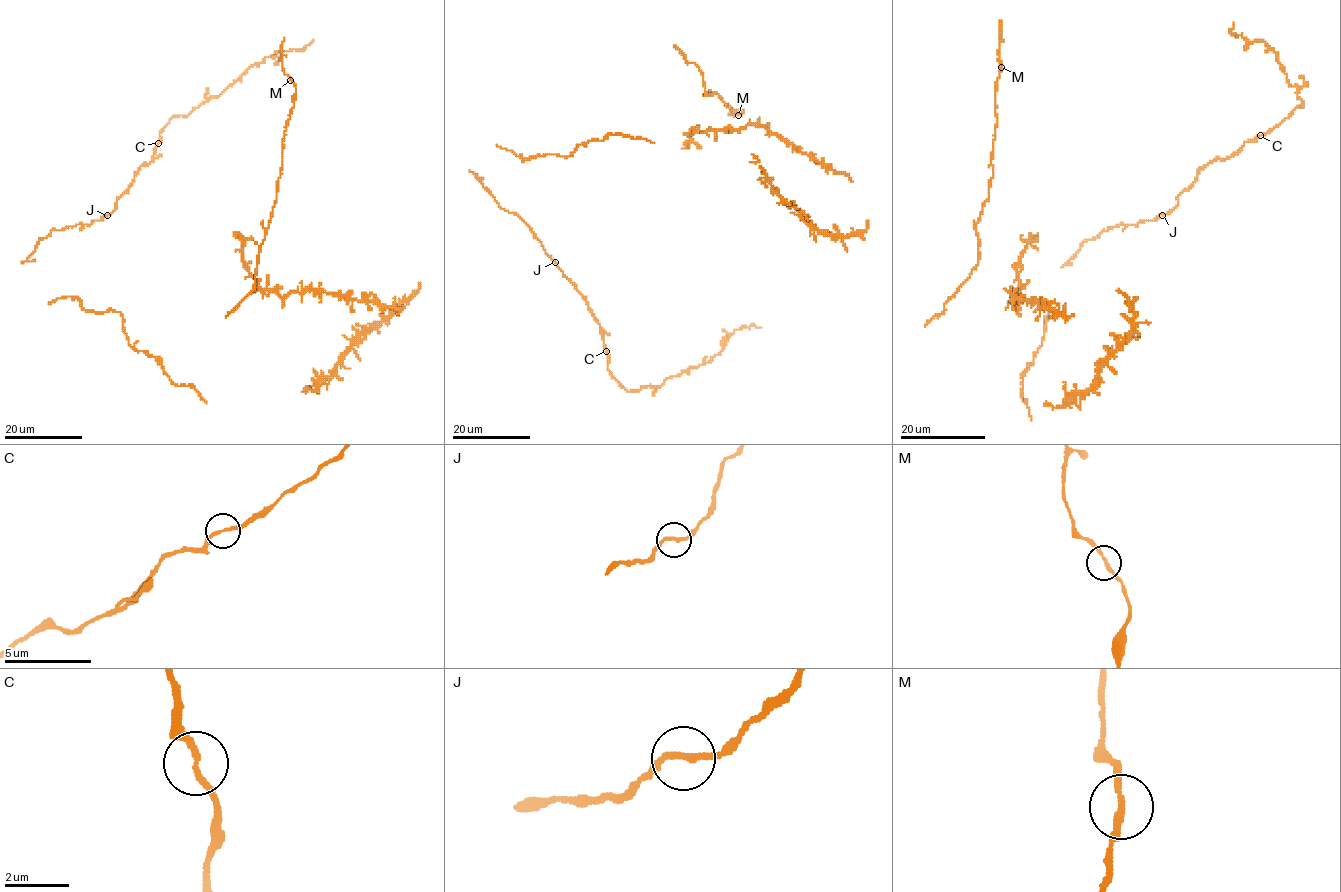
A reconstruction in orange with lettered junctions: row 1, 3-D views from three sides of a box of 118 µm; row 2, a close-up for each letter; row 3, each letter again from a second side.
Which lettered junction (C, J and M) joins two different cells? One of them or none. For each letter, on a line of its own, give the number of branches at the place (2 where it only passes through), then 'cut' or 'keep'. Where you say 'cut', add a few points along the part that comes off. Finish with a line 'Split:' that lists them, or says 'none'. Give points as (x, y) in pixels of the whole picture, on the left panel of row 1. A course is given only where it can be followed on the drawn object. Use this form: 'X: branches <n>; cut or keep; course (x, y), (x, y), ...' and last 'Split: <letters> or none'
C: branches 2; keep
J: branches 2; keep
M: branches 2; keep
Split: none

